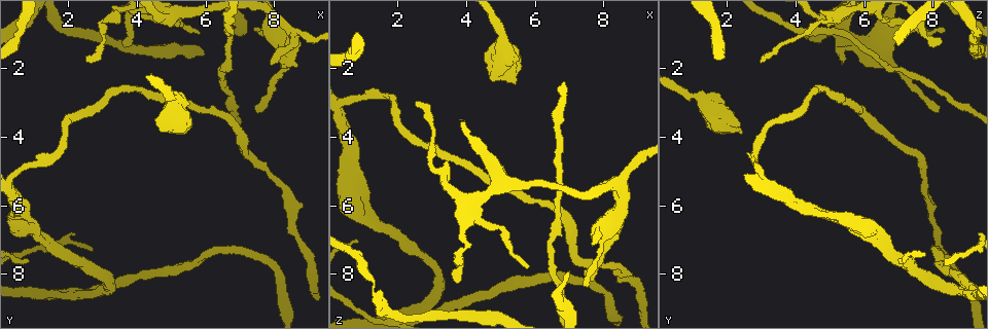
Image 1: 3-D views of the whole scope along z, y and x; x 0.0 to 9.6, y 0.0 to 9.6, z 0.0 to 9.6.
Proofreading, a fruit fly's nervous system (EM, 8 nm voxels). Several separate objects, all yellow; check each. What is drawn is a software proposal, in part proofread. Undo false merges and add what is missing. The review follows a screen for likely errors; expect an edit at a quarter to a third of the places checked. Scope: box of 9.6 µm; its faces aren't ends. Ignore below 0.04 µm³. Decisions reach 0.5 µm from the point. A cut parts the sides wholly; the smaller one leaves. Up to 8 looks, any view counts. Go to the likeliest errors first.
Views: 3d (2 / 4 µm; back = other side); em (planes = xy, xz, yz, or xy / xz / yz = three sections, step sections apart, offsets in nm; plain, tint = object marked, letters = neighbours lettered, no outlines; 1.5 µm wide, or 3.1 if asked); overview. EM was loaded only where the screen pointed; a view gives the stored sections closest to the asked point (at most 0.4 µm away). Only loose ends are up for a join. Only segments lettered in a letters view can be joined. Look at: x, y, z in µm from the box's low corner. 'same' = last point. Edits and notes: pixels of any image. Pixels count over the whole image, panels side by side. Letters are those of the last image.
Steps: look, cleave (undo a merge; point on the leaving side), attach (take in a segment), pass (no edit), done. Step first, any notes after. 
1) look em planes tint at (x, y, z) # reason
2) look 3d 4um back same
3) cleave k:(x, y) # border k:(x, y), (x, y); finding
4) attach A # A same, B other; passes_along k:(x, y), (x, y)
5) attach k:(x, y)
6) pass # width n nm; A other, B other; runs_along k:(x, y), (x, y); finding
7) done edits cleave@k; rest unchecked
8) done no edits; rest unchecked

look em xz step 4 letters at (7.65, 3.30, 8.20) # an open end

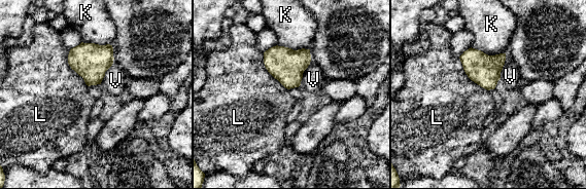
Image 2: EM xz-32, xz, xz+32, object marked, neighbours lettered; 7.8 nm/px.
look em planes letters same

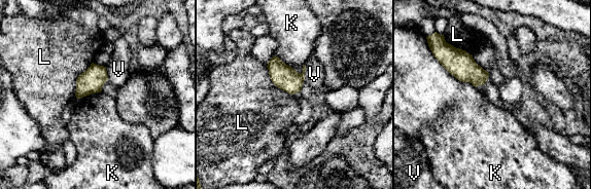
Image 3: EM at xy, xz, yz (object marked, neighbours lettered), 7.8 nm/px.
pass # K other, L other, V other; none of them fits

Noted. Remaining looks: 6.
look em xz step 4 tint at (7.85, 1.95, 5.30)

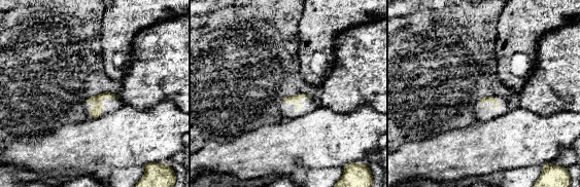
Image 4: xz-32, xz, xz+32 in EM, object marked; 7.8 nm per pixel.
look em planes letters same # another direction

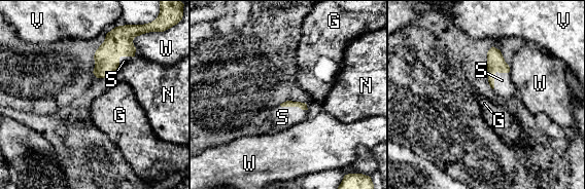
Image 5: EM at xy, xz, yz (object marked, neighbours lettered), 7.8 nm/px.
attach S # longest_contact S 190 nm; G other, N other, S same, V other, W other; the cell continues

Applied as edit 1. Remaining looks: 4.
look overview

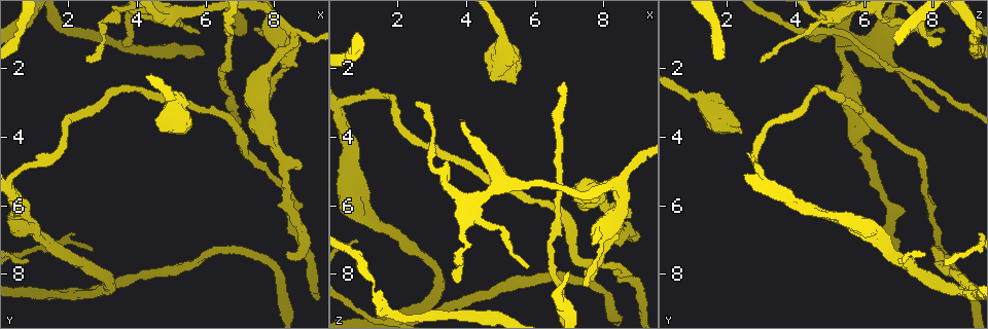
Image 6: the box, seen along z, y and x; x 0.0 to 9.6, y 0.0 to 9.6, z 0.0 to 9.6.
look em yz step 4 tint at (2.95, 8.55, 8.85) # three-way junction

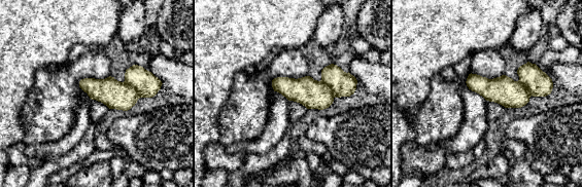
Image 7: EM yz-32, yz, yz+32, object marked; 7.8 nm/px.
look em planes tint same

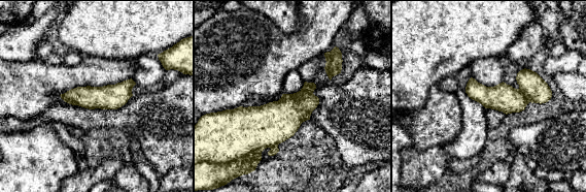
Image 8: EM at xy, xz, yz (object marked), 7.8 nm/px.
look em planes letters same

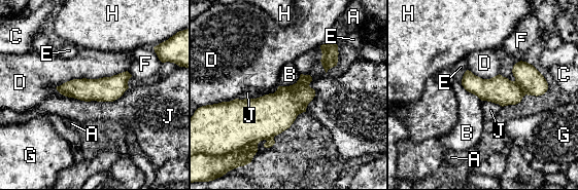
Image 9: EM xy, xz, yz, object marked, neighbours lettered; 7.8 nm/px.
pass # A other, B other, C other, D other, E other, F other, G other, H other, J other; runs_along 9:(464, 81), (480, 87), (545, 85); one cell here

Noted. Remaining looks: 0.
done edits attach@5; rest unchecked

